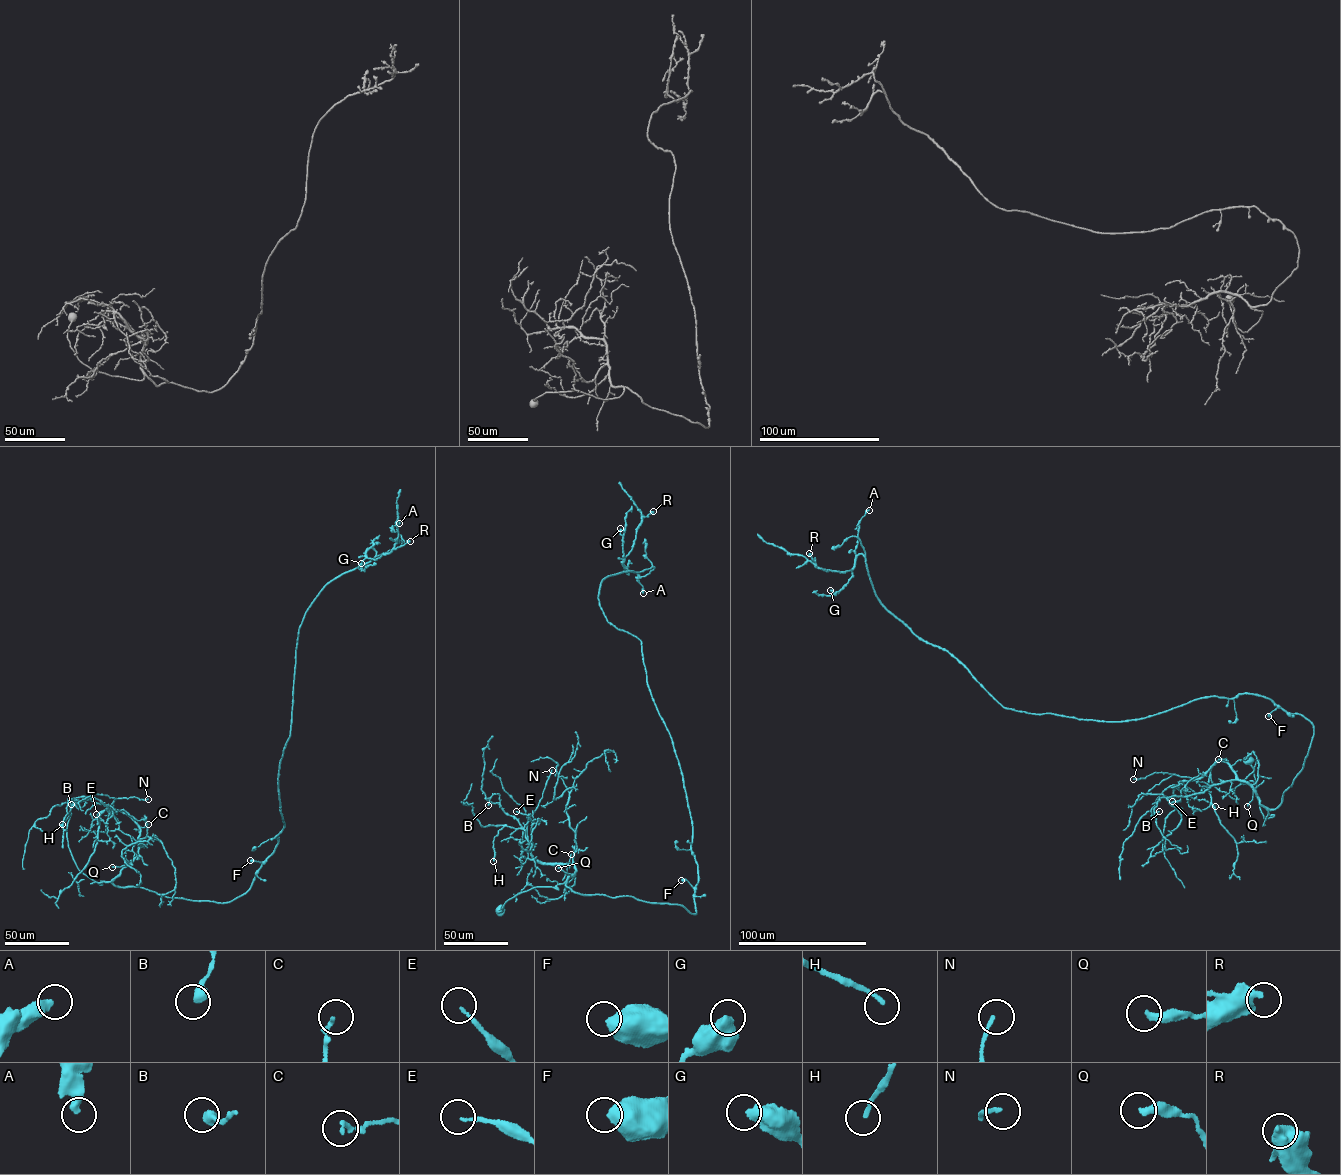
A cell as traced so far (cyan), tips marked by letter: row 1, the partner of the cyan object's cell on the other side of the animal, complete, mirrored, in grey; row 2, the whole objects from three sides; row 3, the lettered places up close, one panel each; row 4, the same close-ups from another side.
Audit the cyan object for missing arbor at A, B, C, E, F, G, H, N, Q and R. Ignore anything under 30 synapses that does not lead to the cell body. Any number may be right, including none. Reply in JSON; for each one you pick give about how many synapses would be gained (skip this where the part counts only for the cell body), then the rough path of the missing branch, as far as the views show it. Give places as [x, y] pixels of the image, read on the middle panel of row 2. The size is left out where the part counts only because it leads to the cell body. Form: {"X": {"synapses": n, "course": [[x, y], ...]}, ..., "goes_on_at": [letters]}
{"goes_on_at": []}

